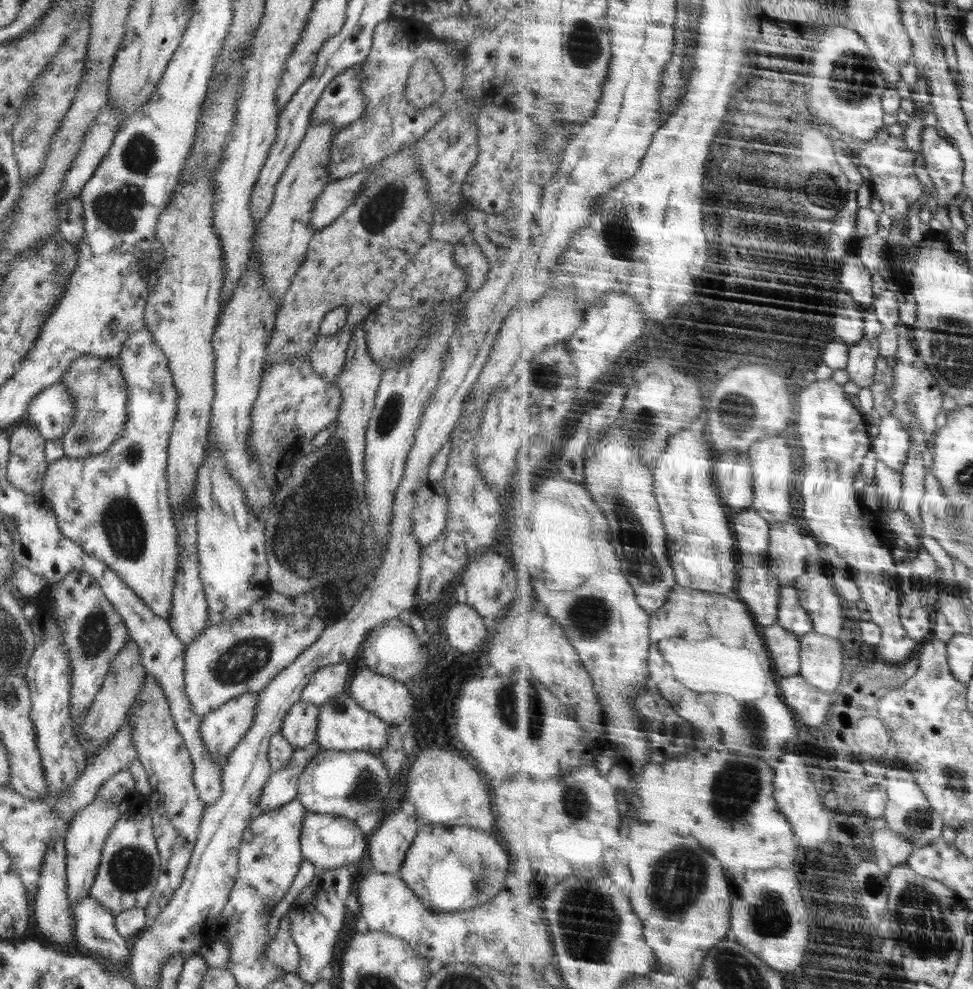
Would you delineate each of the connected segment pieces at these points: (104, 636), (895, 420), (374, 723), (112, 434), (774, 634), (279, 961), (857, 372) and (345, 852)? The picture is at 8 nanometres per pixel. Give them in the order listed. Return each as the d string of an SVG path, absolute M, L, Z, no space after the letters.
M74 571L64 576L61 581L46 587L52 604L55 603L56 622L64 635L61 640L72 665L69 708L71 720L79 722L100 690L108 670L112 667L111 662L122 652L130 633L119 612L110 604L100 585L89 574Z
M894 412L886 415L879 424L880 434L874 440L874 450L878 454L879 460L887 462L892 468L899 470L903 474L903 468L906 466L906 461L909 459L909 454L912 446L912 436L903 425L900 417L897 417Z
M347 693L339 694L318 707L320 712L315 740L322 749L366 751L377 756L379 750L387 745L389 724L364 707L358 706Z
M92 355L72 361L61 383L75 402L75 417L61 438L66 457L86 458L102 454L123 433L127 419L127 384L118 365Z
M779 622L765 627L765 638L768 638L769 649L776 661L780 678L800 674L803 666L803 641L798 634L793 634Z
M282 917L276 934L269 940L265 955L288 973L294 973L300 966L299 948L289 931L289 920Z
M863 338L851 348L847 370L850 381L856 382L861 388L872 386L877 377L878 361L881 357L880 339L871 341Z
M306 811L302 823L300 844L301 853L306 861L310 861L319 869L335 869L342 865L348 865L354 868L354 864L359 864L364 856L364 850L367 849L366 837L360 831L355 821L348 819L352 838L350 846L344 844L344 848L332 850L330 844L326 846L320 836L320 828L328 826L330 820L334 820L336 815L318 814L312 811Z

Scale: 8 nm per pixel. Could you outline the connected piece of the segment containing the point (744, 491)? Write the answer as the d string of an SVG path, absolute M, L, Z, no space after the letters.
M726 454L716 463L717 488L726 506L742 512L755 504L755 470L748 454Z

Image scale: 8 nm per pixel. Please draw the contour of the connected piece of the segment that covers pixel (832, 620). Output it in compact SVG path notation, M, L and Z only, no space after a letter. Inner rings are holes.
M806 574L795 587L804 598L804 606L815 623L815 632L839 638L844 628L844 608L832 581L824 574Z

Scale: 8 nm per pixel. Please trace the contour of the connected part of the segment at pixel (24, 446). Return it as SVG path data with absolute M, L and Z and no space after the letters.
M32 425L13 428L9 435L7 479L30 495L41 495L48 461L44 437Z

